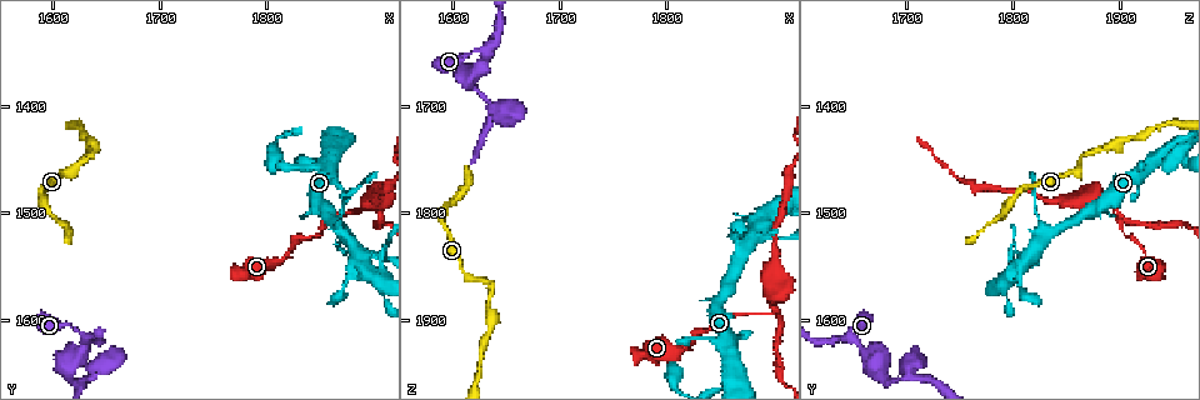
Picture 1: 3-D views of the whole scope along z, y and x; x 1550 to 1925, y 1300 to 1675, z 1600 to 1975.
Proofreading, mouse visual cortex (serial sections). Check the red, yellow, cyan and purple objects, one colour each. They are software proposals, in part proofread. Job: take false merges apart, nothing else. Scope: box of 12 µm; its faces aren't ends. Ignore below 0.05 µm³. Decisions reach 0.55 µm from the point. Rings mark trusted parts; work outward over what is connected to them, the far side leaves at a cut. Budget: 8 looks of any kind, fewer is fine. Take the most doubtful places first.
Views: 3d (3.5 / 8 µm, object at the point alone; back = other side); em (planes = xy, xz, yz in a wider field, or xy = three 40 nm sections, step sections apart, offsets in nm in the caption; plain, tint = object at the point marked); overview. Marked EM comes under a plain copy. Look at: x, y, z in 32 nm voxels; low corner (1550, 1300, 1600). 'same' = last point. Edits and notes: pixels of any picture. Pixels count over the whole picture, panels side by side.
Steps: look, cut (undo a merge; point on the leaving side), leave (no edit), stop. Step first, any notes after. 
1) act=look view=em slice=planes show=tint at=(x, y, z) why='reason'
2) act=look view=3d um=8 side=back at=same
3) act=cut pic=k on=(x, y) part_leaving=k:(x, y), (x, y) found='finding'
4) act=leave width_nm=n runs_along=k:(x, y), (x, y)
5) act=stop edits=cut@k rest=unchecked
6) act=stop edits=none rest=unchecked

act=look view=3d um=3.5 side=back at=(1628, 1616, 1650) why='three arms meet'

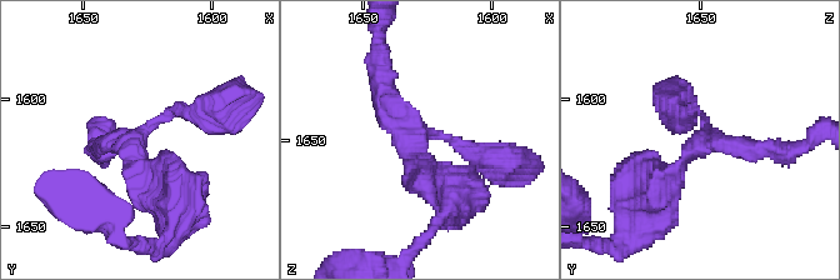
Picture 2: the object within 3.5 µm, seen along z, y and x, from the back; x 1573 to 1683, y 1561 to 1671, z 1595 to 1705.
act=look view=em slice=xy step=3 show=tint at=(1628, 1616, 1649) arms=3 arm_widths_nm=200,200,300

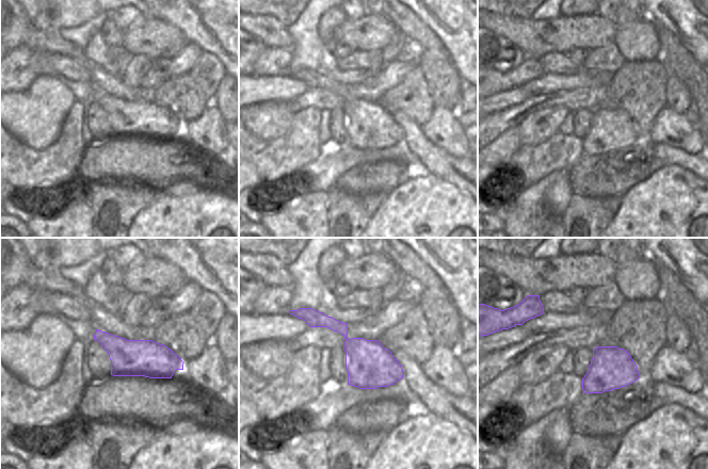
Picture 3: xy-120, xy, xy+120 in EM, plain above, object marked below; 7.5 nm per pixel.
act=leave runs_along=2:(203, 116), (173, 108), (134, 143), (160, 196) found='continuous, no second cell'

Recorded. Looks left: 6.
act=look view=3d um=8 at=(1894, 1498, 1896) why='sharp bend'

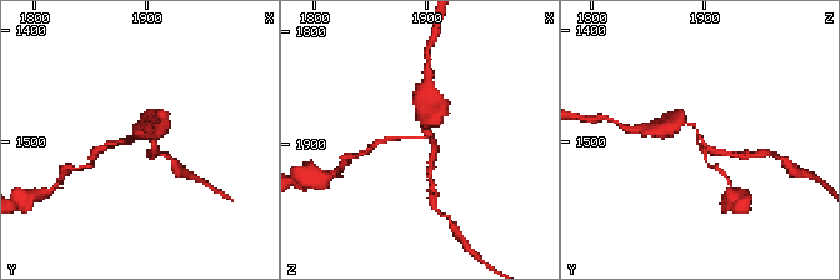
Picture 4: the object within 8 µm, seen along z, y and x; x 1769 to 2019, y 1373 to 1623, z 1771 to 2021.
act=look view=em slice=xy step=2 show=tint at=(1896, 1498, 1896) arms=3 arm_widths_nm=100,150,150 why='shape alone is not enough'

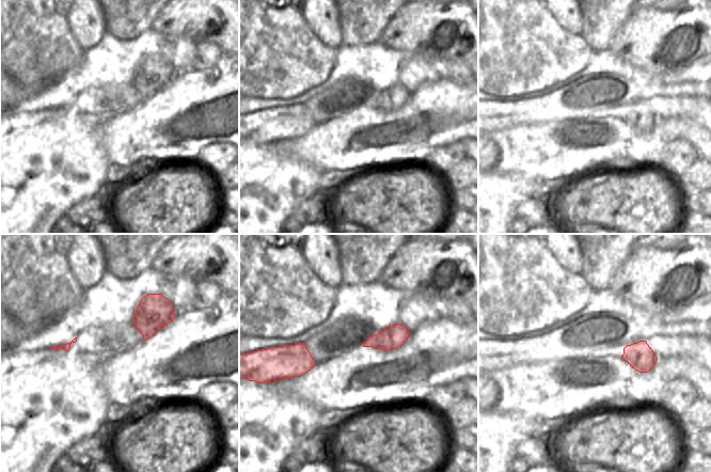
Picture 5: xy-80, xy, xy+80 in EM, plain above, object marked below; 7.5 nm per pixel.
act=leave width_nm=160 runs_along=4:(106, 148), (140, 139), (146, 120) found='all the same cell'

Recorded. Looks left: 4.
act=look view=3d um=3.5 at=(1636, 1442, 1868) why='abrupt turn'

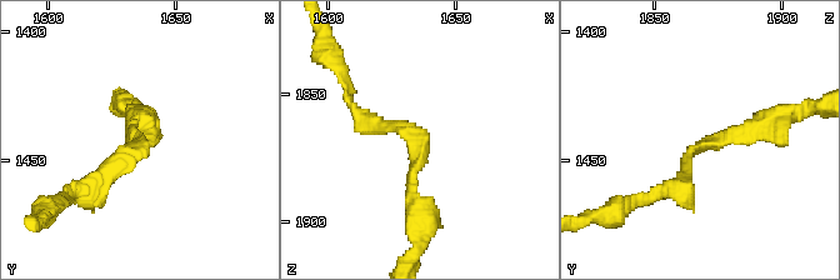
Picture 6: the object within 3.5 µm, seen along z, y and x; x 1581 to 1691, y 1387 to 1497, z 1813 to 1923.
act=look view=em slice=xy step=1 show=tint at=(1636, 1445, 1870) why='shape alone is not enough'

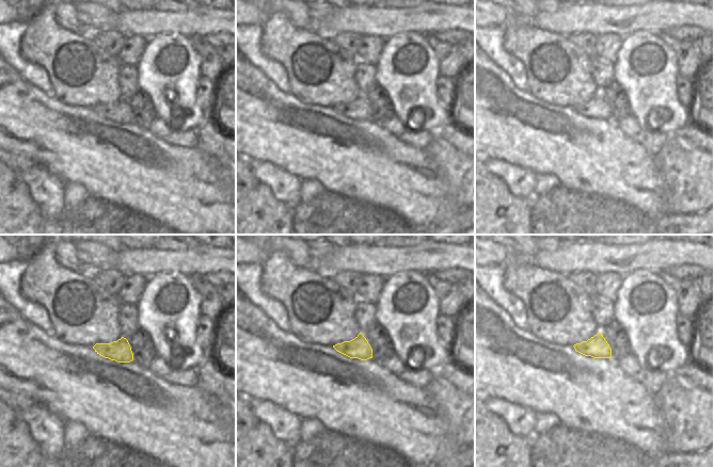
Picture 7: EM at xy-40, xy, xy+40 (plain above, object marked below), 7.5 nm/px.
act=leave width_nm=160 runs_along=6:(674, 189), (690, 150), (770, 120) found='all the same cell'

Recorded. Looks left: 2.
act=stop edits=none rest=unchecked

